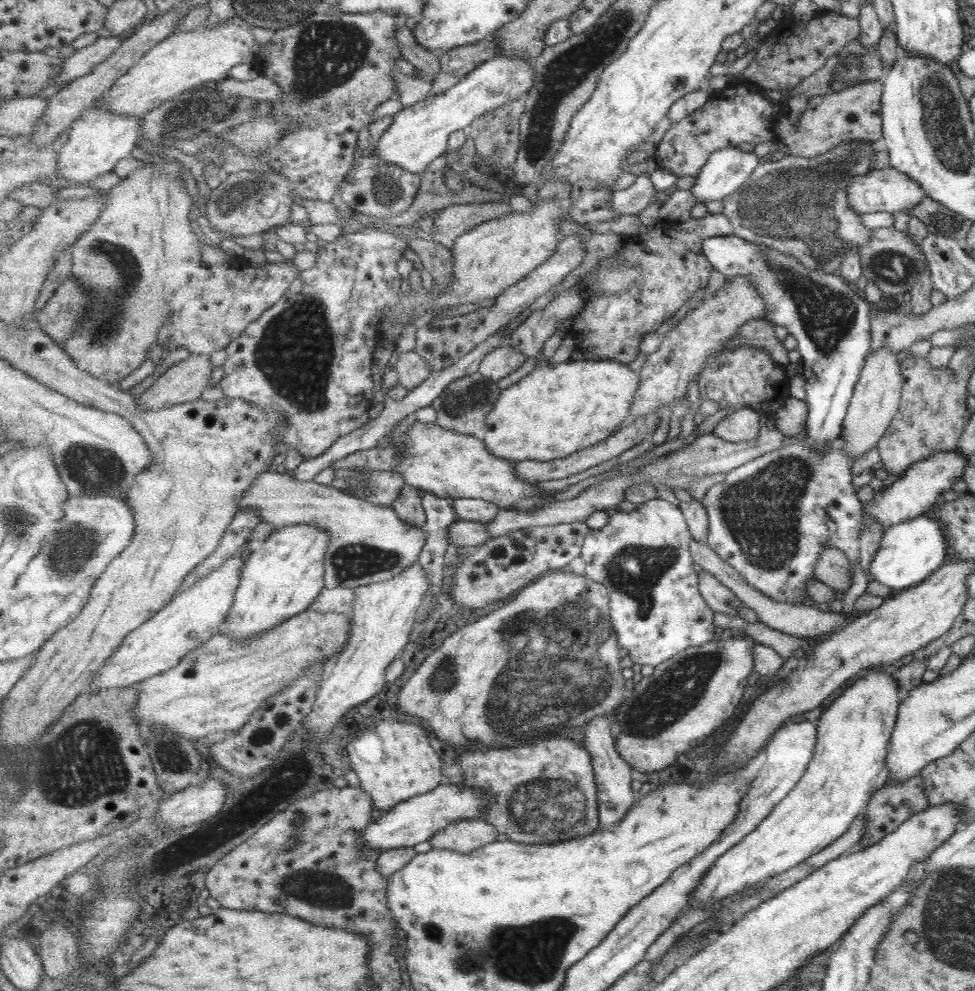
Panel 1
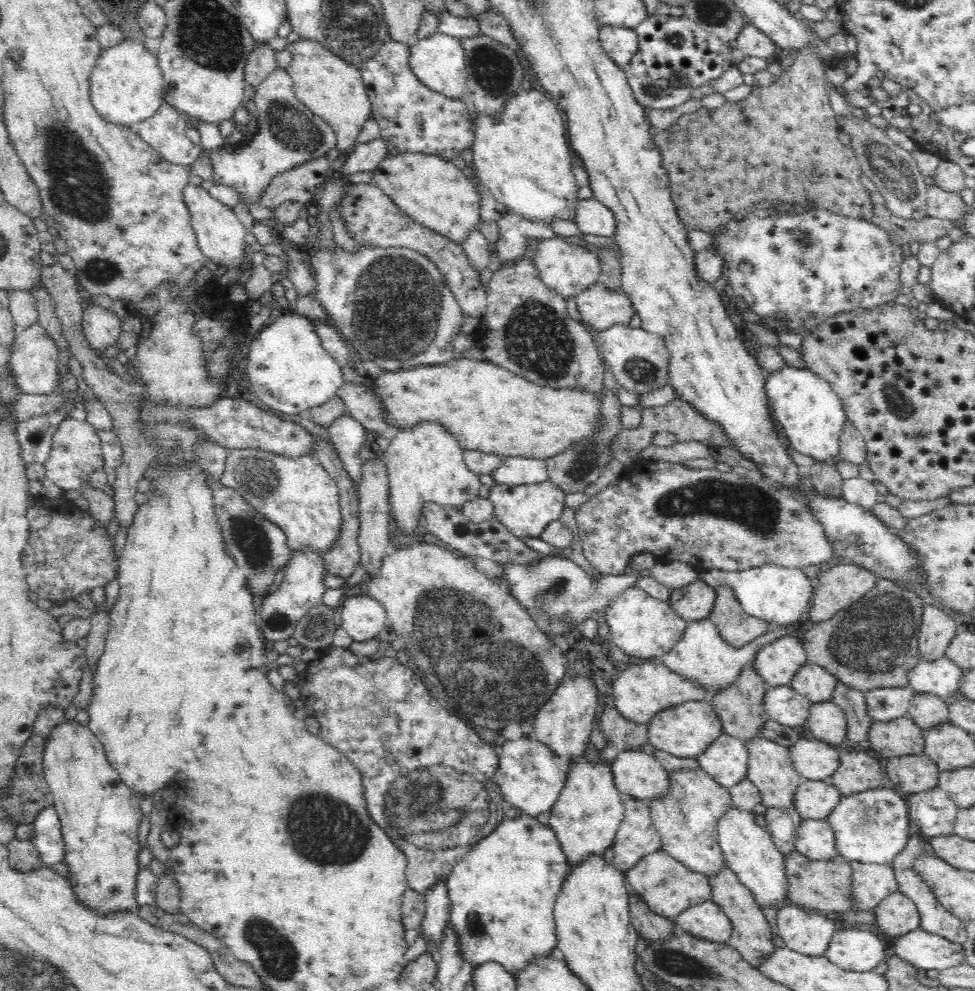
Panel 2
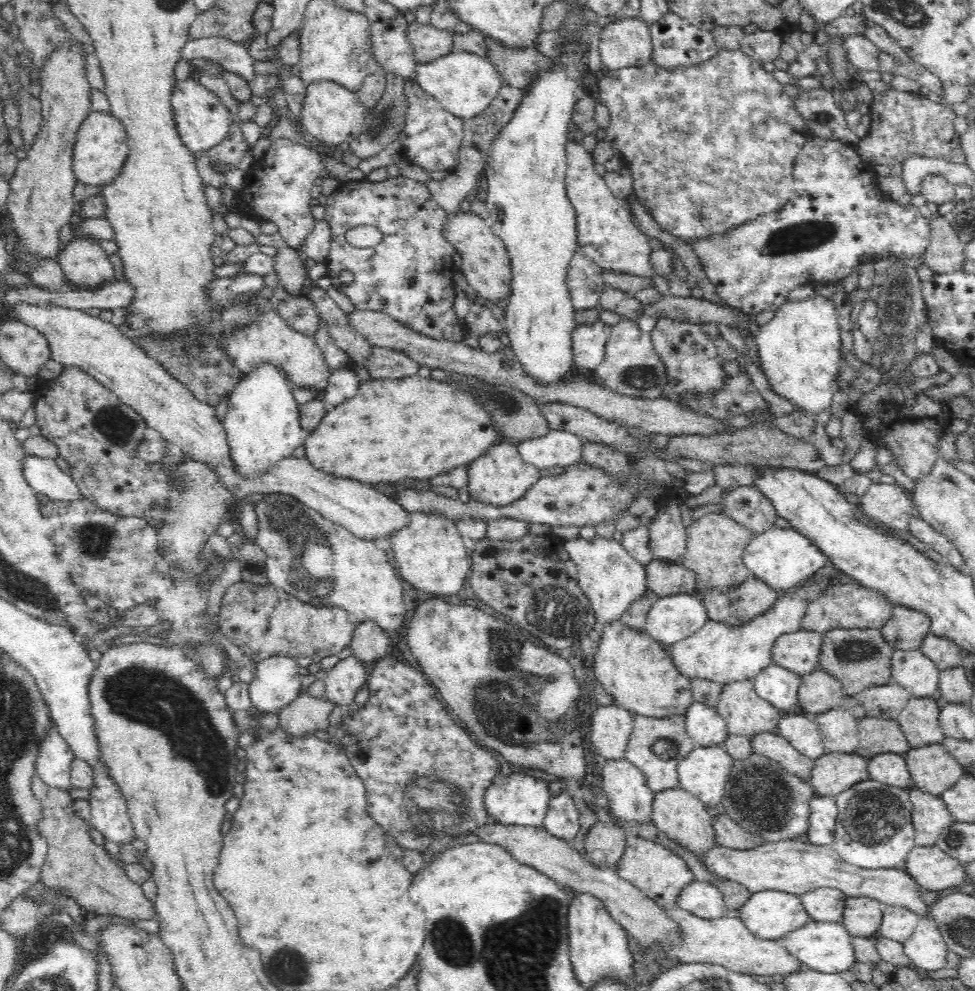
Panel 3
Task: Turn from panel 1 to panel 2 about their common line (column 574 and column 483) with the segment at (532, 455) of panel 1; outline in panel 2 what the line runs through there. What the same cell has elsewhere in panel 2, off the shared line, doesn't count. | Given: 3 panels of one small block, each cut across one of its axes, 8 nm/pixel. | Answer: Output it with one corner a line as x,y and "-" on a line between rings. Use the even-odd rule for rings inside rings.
458,358
458,360
450,360
443,364
434,365
419,365
412,369
403,369
402,371
383,371
381,375
374,379
373,395
380,404
382,409
382,421
386,428
392,426
392,428
398,428
400,431
413,431
418,425
424,423
440,424
442,430
450,432
452,439
456,438
458,447
463,451
478,451
481,454
498,456
500,458
506,457
525,457
536,459
548,459
553,455
559,454
564,448
568,448
570,444
588,436
594,426
596,426
596,420
598,420
598,408
601,407
600,403
593,400
591,394
586,392
579,392
579,390
553,390
552,388
540,388
536,384
530,384
528,380
520,378
520,376
514,376
502,368
498,368
496,364
491,364
488,361
468,360
468,358

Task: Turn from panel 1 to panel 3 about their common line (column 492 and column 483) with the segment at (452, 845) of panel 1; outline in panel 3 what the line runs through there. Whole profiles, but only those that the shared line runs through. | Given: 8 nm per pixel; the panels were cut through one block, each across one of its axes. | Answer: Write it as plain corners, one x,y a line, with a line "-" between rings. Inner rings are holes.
489,821
479,825
479,828
473,829
469,834
476,836
478,842
502,848
516,864
540,872
556,885
562,884
576,895
590,895
598,899
612,918
619,922
628,934
640,939
644,947
652,947
658,951
656,941
670,940
674,936
674,923
666,919
660,905
646,898
630,882
620,878
614,867
594,865
589,858
575,850
572,843
551,836
543,827
502,825

